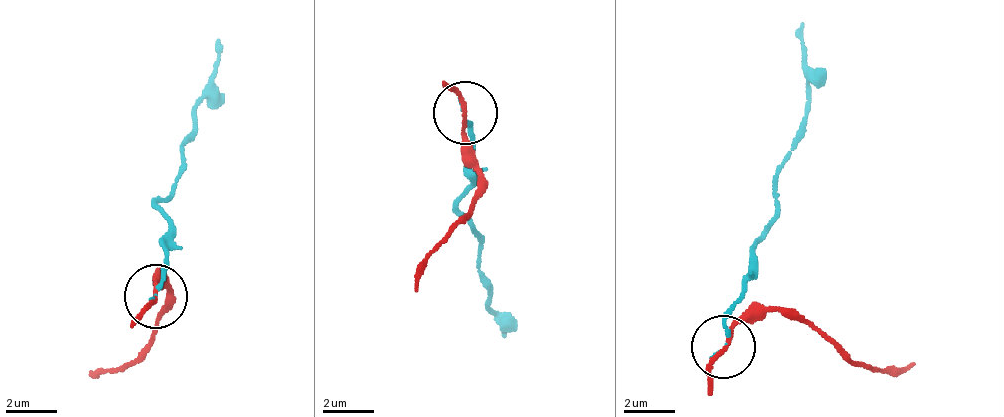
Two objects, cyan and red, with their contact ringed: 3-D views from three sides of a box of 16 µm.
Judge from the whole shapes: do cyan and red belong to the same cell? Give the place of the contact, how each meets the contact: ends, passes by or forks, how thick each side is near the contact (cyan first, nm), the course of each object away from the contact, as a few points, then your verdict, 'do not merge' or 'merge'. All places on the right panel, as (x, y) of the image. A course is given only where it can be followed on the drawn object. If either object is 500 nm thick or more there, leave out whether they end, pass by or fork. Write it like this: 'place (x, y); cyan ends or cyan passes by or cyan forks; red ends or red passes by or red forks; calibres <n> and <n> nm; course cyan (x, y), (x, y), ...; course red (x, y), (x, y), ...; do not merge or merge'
place (723, 347); cyan ends; red passes by; calibres 140 and 150 nm; course cyan (721, 349), (748, 245), (774, 218), (775, 168), (808, 110), (804, 22); course red (721, 349), (741, 324), (793, 309), (847, 357), (883, 371), (914, 361); do not merge

